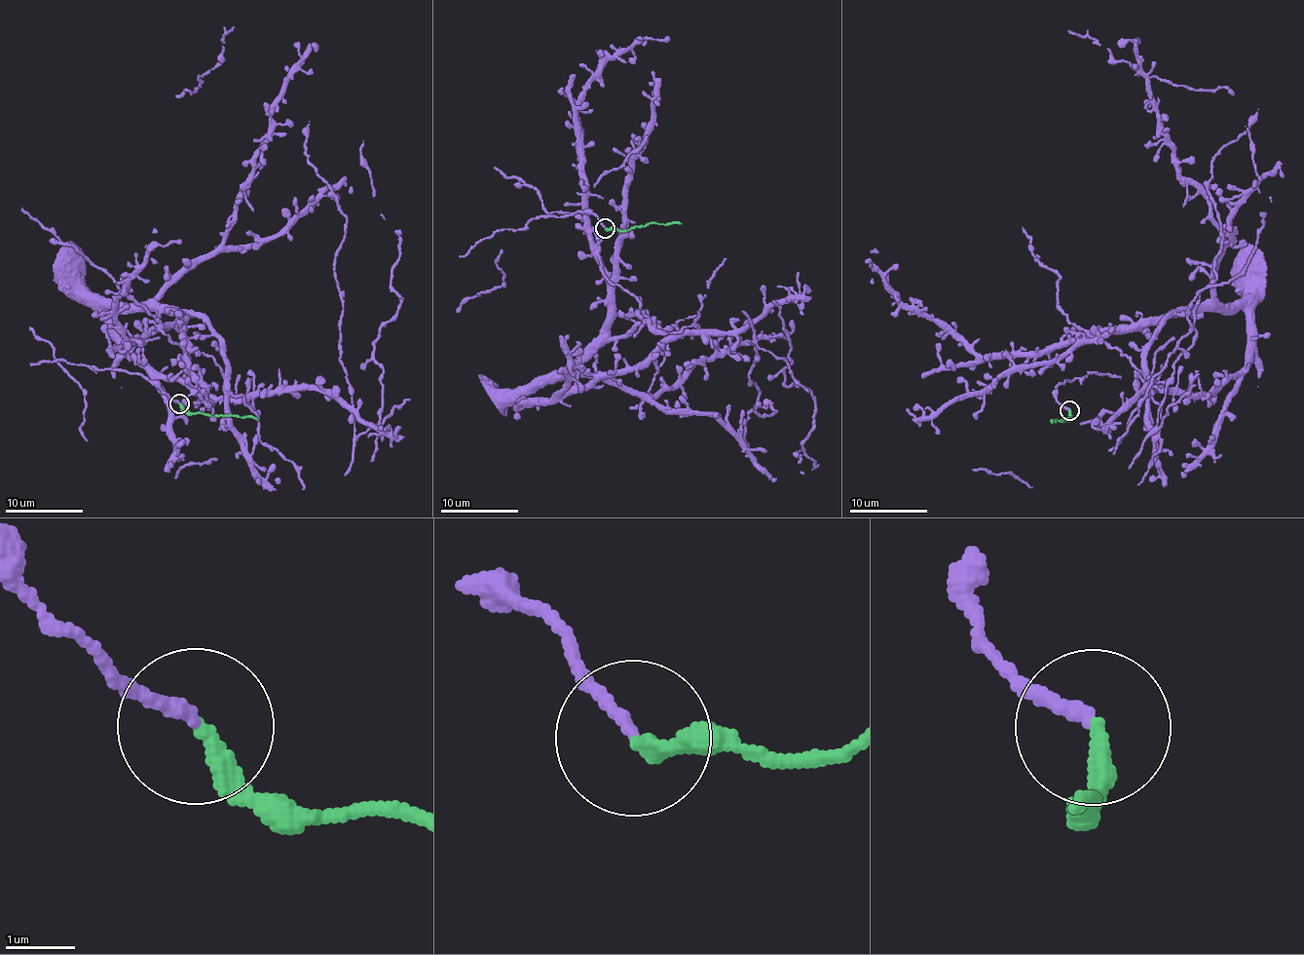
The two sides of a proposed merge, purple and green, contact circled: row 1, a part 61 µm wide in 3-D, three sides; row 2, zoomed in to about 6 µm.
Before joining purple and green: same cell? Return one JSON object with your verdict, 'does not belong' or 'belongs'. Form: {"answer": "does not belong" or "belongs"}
{"answer": "belongs"}

